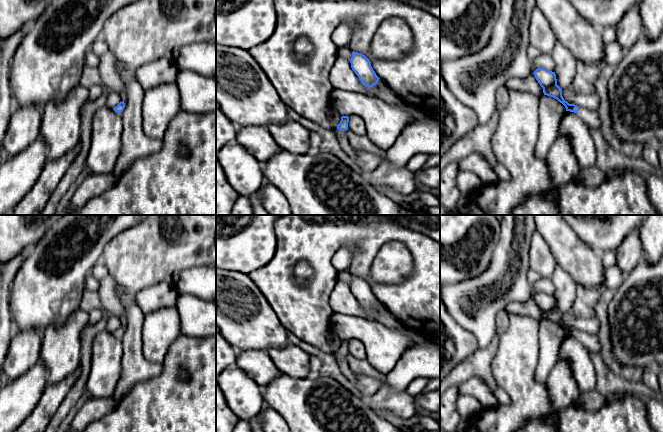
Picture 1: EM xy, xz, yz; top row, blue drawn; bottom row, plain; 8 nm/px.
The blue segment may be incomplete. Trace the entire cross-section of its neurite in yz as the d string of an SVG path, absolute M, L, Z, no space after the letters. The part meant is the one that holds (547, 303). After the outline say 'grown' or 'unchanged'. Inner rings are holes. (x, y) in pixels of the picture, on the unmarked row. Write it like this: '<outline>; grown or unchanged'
M538 292L534 295L534 300L540 310L543 312L544 319L553 321L562 327L566 335L578 337L579 341L589 350L589 352L595 357L600 357L601 347L599 340L595 335L590 335L585 332L579 332L575 328L569 328L564 324L562 320L562 313L557 309L557 303L555 296L544 292Z; grown

